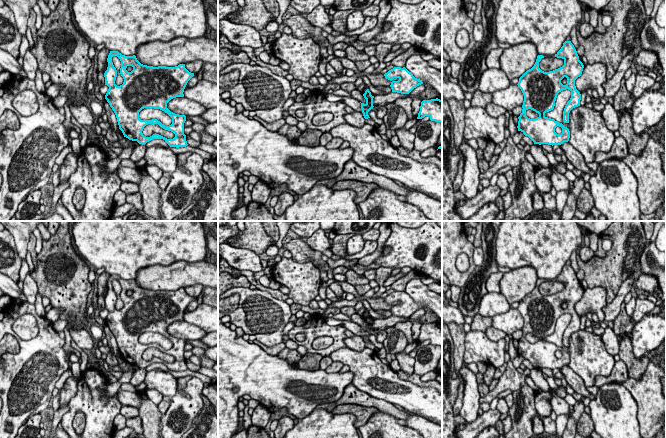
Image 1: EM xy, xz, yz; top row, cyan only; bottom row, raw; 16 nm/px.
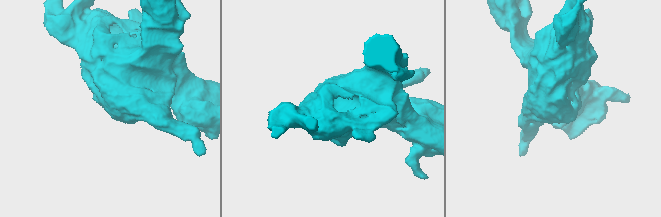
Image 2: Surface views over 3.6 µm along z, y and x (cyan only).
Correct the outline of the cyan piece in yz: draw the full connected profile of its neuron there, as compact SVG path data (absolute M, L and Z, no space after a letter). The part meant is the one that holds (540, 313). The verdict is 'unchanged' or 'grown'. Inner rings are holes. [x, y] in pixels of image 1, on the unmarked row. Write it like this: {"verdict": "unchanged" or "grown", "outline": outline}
{"verdict": "unchanged", "outline": "M565 265L561 273L555 278L555 281L562 282L564 289L553 295L544 296L539 292L539 286L543 279L538 279L534 290L527 294L520 302L518 311L521 313L524 319L524 325L522 329L522 337L518 341L518 355L521 355L525 360L528 360L534 368L548 368L548 369L561 369L564 366L568 366L570 362L570 355L562 347L555 345L554 343L545 340L546 336L554 333L555 325L559 316L563 314L571 315L571 322L567 326L563 335L563 346L569 347L570 335L580 330L581 318L576 313L575 304L581 300L584 289L579 284L579 280L574 269L571 265ZM531 333L539 338L535 343L530 343L526 340L526 335Z"}

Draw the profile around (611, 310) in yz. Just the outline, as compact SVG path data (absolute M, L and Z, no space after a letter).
M637 269L631 278L626 279L620 286L619 291L613 301L611 303L607 303L607 305L603 308L603 312L605 314L605 322L614 321L618 316L621 304L624 302L625 296L631 292L631 288L634 286L635 281L641 275L641 269Z

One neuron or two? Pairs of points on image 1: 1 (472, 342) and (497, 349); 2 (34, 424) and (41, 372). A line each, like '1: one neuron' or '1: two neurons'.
1: one neuron
2: two neurons

